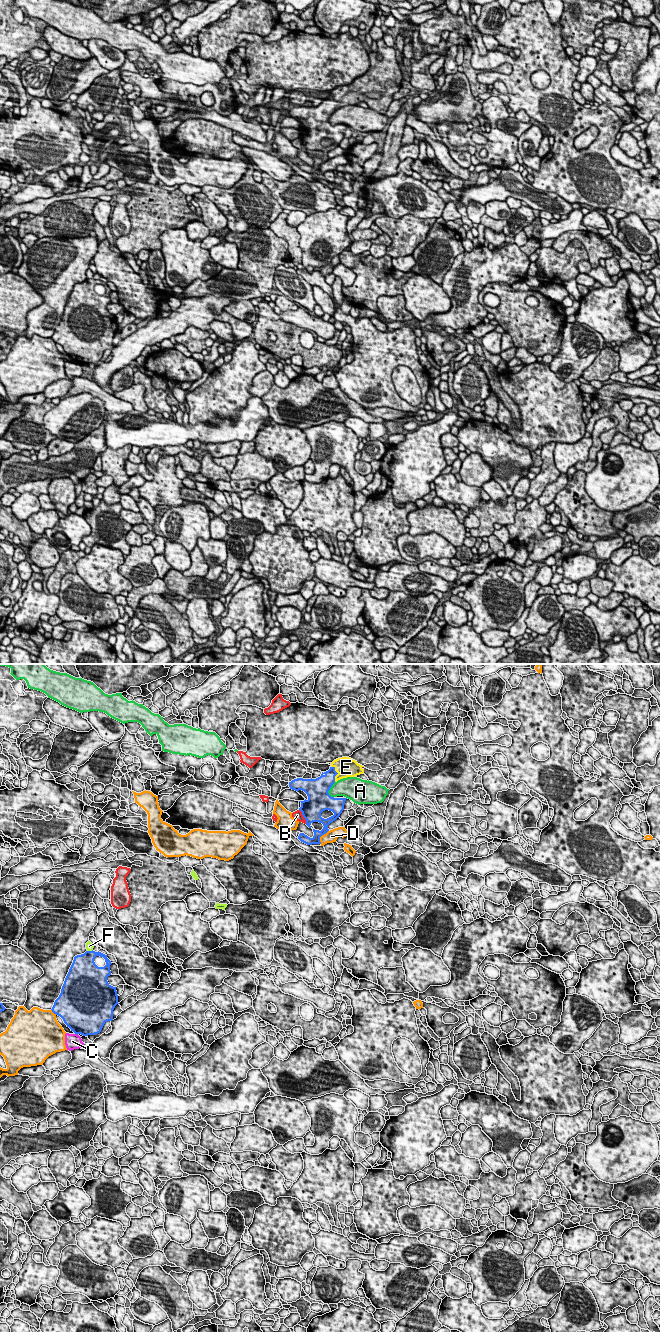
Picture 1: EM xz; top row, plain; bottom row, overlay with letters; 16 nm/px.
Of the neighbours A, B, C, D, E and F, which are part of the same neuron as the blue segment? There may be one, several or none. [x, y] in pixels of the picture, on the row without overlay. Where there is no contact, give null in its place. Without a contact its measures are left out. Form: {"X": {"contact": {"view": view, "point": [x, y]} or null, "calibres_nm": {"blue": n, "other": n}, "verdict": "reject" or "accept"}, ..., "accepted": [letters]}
{"A": {"contact": {"view": "xz", "point": [329, 117]}, "calibres_nm": {"blue": 380, "other": 280}, "verdict": "reject"}, "B": {"contact": {"view": "xz", "point": [303, 144]}, "calibres_nm": {"blue": 340, "other": 140}, "verdict": "reject"}, "C": {"contact": {"view": "xz", "point": [76, 361]}, "calibres_nm": {"blue": 480, "other": 260}, "verdict": "reject"}, "D": {"contact": {"view": "xz", "point": [321, 163]}, "calibres_nm": {"blue": 130, "other": 200}, "verdict": "reject"}, "E": {"contact": {"view": "xz", "point": [337, 101]}, "calibres_nm": {"blue": 240, "other": 320}, "verdict": "accept"}, "F": {"contact": {"view": "xz", "point": [89, 279]}, "calibres_nm": {"blue": 360, "other": 130}, "verdict": "reject"}, "accepted": ["E"]}

